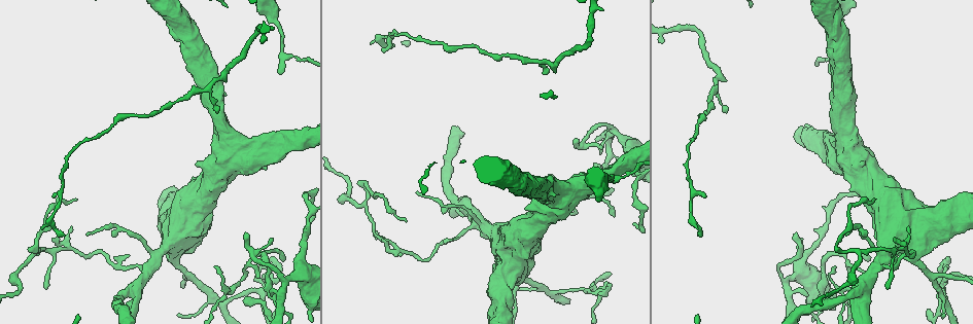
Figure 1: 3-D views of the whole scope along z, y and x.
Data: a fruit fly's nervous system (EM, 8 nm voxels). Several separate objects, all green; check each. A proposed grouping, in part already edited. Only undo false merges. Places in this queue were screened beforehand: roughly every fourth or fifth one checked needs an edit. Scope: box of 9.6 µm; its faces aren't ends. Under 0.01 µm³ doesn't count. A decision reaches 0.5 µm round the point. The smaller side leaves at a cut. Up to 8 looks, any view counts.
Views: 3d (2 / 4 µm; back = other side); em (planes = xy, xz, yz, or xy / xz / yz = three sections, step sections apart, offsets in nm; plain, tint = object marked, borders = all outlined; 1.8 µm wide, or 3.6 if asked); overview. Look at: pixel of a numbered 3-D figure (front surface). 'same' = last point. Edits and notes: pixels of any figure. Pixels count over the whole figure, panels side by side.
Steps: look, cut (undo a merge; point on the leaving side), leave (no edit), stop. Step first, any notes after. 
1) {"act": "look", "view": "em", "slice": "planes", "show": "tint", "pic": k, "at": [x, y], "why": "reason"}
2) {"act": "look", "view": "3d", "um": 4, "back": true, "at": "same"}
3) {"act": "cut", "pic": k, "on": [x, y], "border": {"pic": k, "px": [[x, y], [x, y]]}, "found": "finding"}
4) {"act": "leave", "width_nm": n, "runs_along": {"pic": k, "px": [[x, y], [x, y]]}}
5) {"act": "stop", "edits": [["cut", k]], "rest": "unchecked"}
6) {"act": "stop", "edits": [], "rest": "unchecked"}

{"act": "look", "view": "em", "um": 3.6, "slice": "xz", "step": 4, "show": "tint", "pic": 1, "at": [670, 28], "why": "sharp bend"}

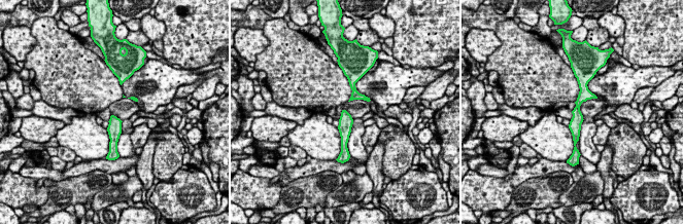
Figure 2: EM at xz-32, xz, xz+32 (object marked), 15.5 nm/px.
{"act": "look", "view": "em", "um": 3.6, "slice": "planes", "show": "tint", "at": "same", "why": "another direction"}

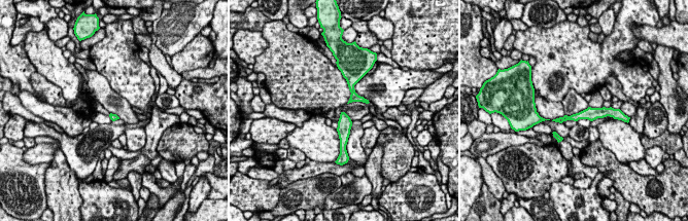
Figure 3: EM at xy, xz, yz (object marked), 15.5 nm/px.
{"act": "leave", "found": "continuous, no second neuron"}

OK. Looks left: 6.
{"act": "look", "view": "3d", "um": 2, "back": true, "pic": 1, "at": [133, 291], "why": "branch point"}

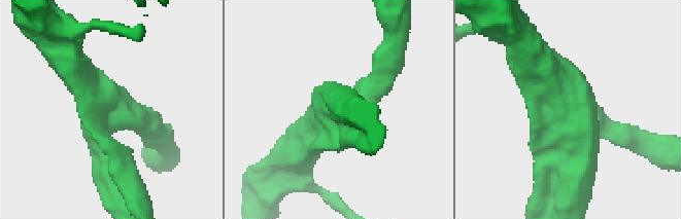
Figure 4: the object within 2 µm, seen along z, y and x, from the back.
{"act": "look", "view": "em", "slice": "xz", "step": 16, "show": "tint", "pic": 4, "at": [568, 108], "arms": 3, "arm_widths_nm": [200, 240, 300]}

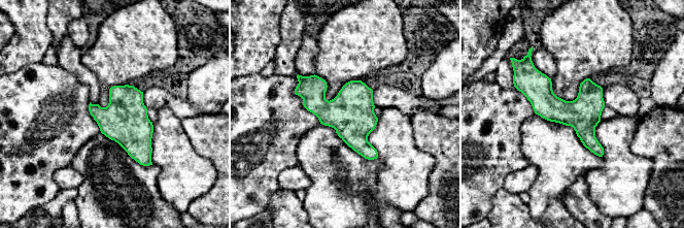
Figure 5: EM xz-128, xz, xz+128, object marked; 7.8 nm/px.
{"act": "look", "view": "em", "slice": "planes", "show": "tint", "at": "same", "why": "another direction"}

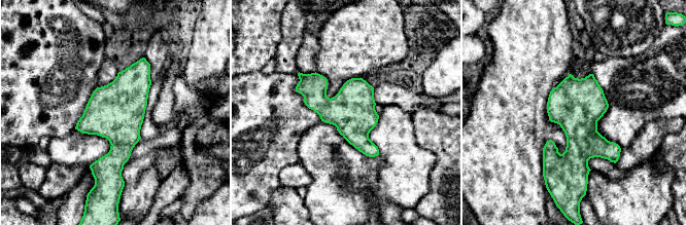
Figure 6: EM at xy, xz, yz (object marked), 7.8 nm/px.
{"act": "leave", "found": "all the same neuron"}

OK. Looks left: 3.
{"act": "look", "view": "3d", "um": 4, "pic": 1, "at": [261, 290], "why": "sharp bend"}

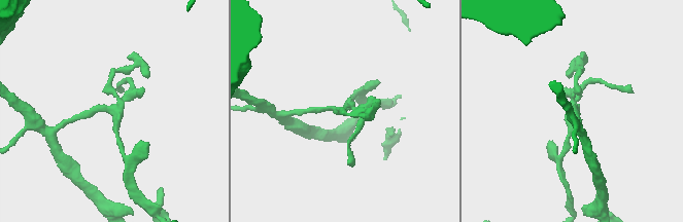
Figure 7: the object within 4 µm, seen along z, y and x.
{"act": "look", "view": "em", "slice": "planes", "show": "plain", "pic": 7, "at": [113, 107]}

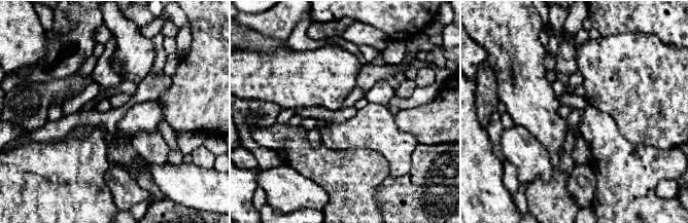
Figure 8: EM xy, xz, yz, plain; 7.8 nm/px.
{"act": "look", "view": "em", "slice": "planes", "show": "tint", "at": "same", "why": "where the object lies"}

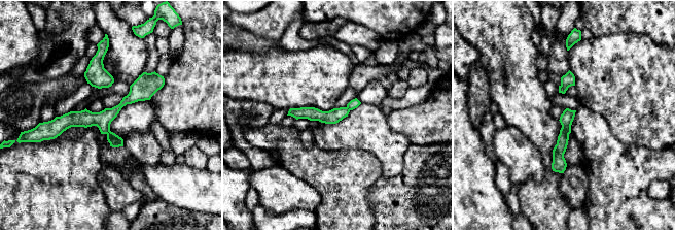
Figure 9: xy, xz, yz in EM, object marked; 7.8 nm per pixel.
{"act": "cut", "pic": 9, "on": [558, 153], "width_nm": 110, "found": "a second neuron is stuck on"}

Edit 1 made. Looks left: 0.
{"act": "stop", "edits": [["cut", 9]], "rest": "unchecked"}

